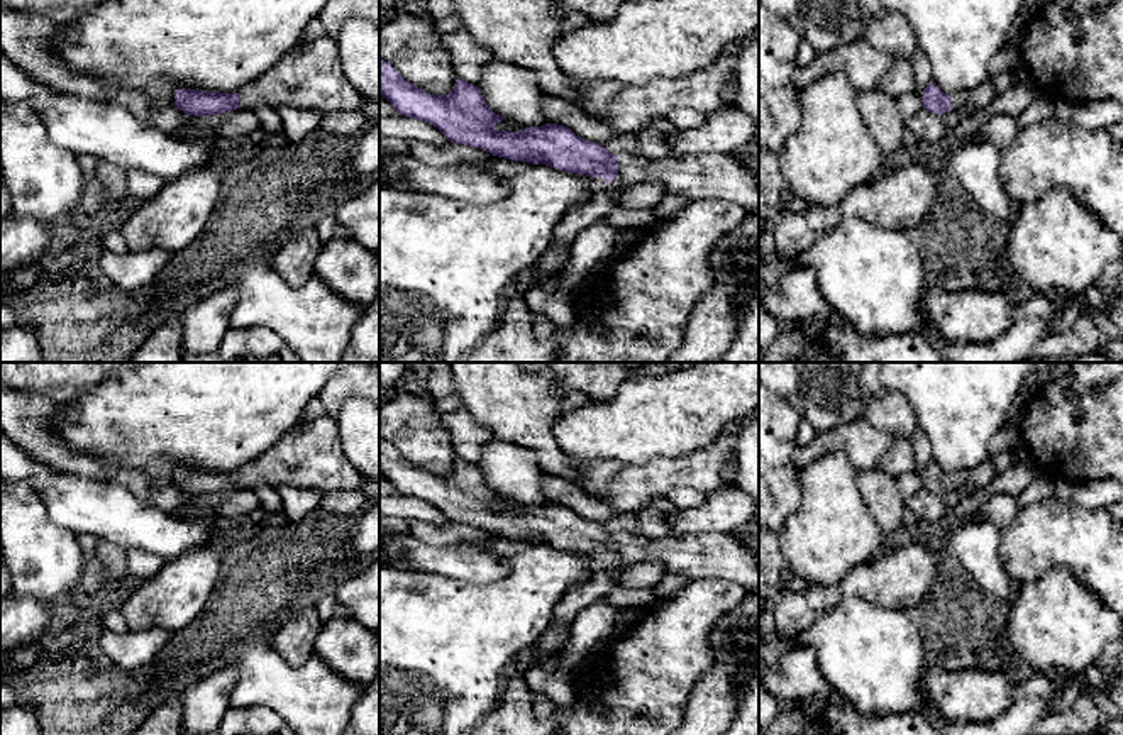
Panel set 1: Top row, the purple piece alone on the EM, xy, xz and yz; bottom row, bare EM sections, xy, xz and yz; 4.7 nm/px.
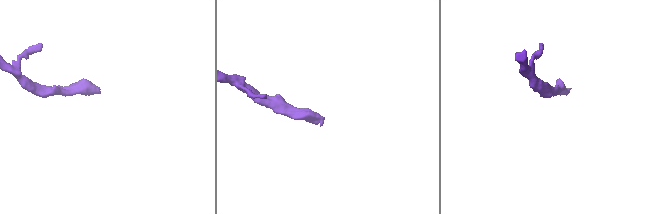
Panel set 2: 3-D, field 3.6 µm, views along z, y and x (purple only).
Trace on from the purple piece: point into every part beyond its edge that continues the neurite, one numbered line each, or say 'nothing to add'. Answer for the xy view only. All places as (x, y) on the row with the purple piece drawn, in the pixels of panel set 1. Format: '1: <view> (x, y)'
1: xy (310, 75)

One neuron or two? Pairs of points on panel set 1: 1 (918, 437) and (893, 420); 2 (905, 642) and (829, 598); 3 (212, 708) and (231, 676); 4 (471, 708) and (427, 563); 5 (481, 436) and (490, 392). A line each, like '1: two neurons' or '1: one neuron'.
1: two neurons
2: two neurons
3: one neuron
4: two neurons
5: two neurons

